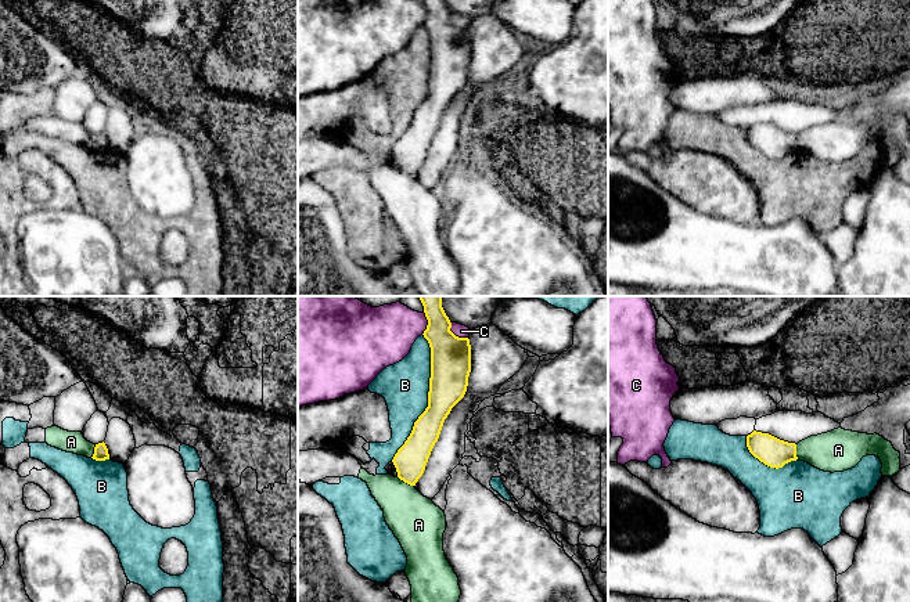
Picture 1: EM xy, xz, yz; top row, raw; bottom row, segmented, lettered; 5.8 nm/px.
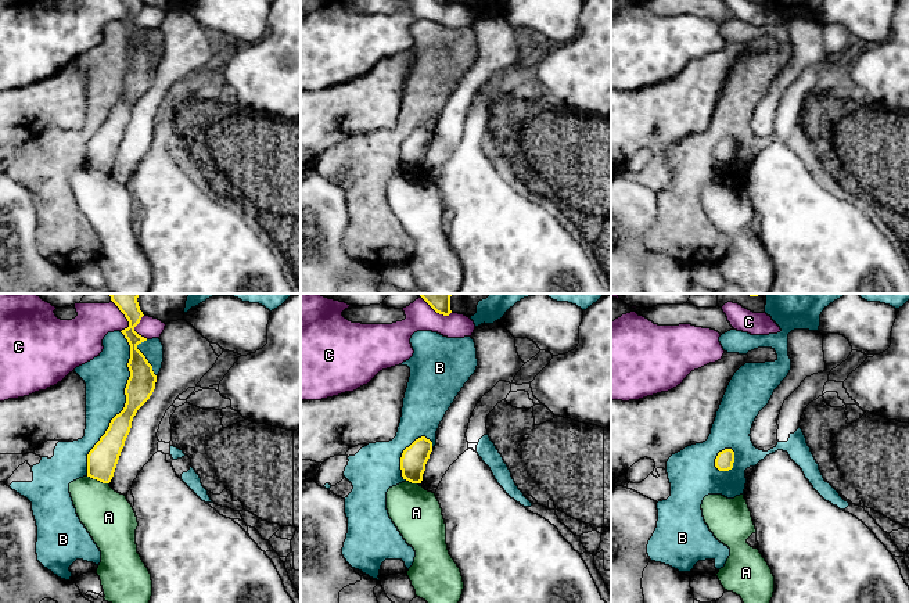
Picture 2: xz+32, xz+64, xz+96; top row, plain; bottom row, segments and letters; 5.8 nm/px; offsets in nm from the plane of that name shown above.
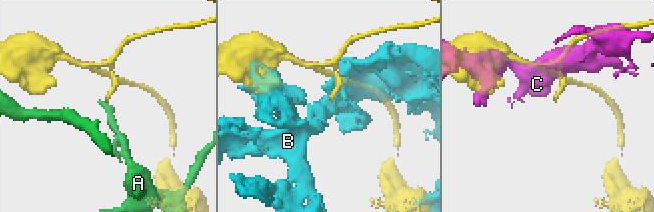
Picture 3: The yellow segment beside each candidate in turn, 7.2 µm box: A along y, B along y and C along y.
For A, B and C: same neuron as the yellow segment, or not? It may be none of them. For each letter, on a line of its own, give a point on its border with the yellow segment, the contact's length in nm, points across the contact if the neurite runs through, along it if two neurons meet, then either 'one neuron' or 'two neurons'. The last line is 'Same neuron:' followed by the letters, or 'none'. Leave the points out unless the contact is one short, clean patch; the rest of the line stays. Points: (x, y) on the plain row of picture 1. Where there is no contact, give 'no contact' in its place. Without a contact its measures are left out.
A: contact xz (406, 172); length 110 nm; border xz (398, 166), (413, 176); two neurons
B: contact xz (428, 87); length 750 nm; two neurons
C: contact xz (454, 25); length 140 nm; border xz (450, 13), (450, 20), (456, 25), (467, 28); two neurons
Same neuron: none

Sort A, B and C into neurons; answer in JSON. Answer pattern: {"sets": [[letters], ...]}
{"sets": [["A"], ["B"], ["C"]]}

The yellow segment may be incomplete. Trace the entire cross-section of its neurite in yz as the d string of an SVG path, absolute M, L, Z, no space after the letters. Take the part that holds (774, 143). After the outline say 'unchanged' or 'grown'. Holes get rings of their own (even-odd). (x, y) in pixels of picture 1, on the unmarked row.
M753 120L747 126L749 143L770 158L783 158L791 151L796 151L796 134L780 130L769 123Z; unchanged

